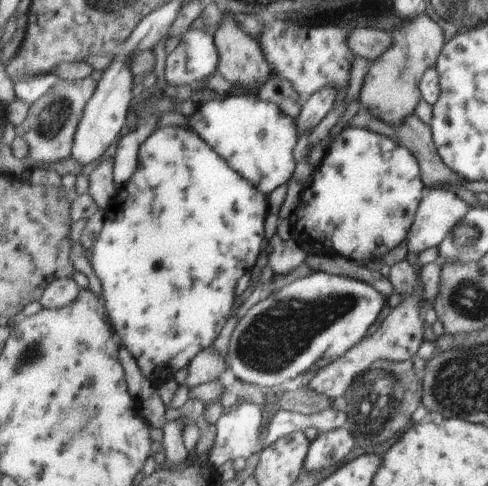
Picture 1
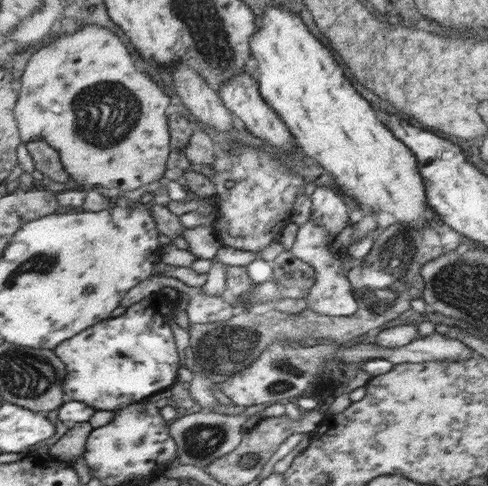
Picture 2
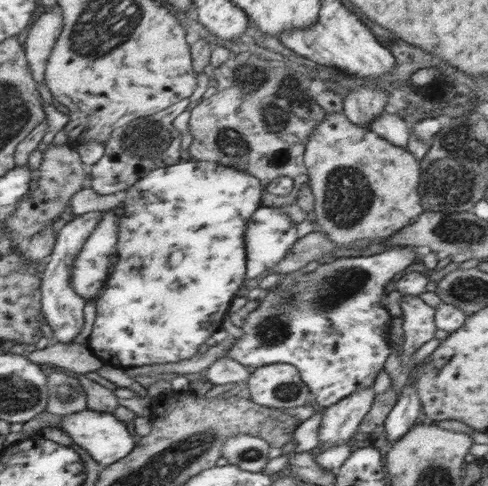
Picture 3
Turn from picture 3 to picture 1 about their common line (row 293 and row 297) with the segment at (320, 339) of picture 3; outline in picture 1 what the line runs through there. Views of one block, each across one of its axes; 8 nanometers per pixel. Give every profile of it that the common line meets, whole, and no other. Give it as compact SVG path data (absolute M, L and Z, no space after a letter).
M315 272L307 278L293 280L291 284L283 284L277 292L273 292L269 298L257 302L247 310L247 314L237 322L231 340L229 340L229 352L225 358L227 368L243 380L251 382L253 386L261 388L269 396L281 388L281 382L289 380L291 384L297 382L297 374L309 370L309 366L317 358L339 358L349 348L359 344L359 340L365 338L367 328L373 324L373 320L379 316L385 300L383 296L371 288L365 282L347 278L347 276L333 276L327 272Z

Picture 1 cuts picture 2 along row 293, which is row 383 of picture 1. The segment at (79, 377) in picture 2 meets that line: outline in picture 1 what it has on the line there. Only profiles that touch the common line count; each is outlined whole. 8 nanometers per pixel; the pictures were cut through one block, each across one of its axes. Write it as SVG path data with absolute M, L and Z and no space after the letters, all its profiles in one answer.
M167 126L167 128L157 128L141 146L139 146L139 156L137 156L137 168L125 188L121 188L107 208L103 210L103 232L101 238L97 240L93 248L93 272L101 280L103 286L103 308L107 316L111 316L111 324L119 336L123 336L123 346L129 350L129 354L135 358L137 366L141 368L143 376L147 376L153 384L153 390L165 382L167 376L173 376L179 368L189 366L189 362L211 342L217 338L219 330L225 324L227 314L231 312L239 280L247 276L247 270L255 264L255 258L259 254L261 242L263 242L263 226L265 226L265 216L269 214L269 196L263 194L263 190L257 190L251 186L243 176L239 176L235 170L231 170L223 158L219 158L207 144L203 144L189 128L183 126Z

